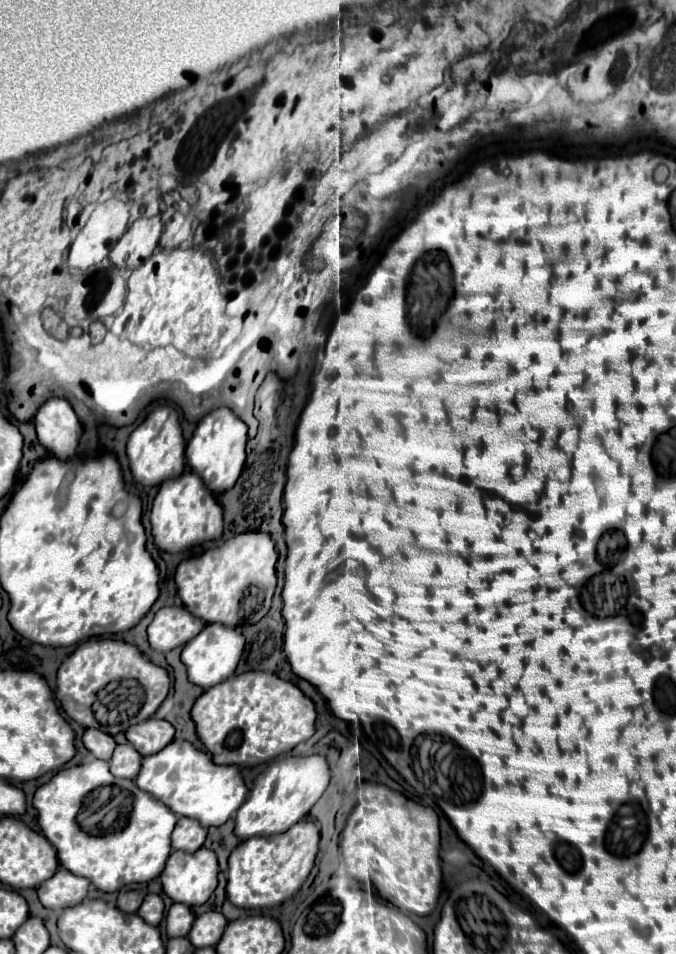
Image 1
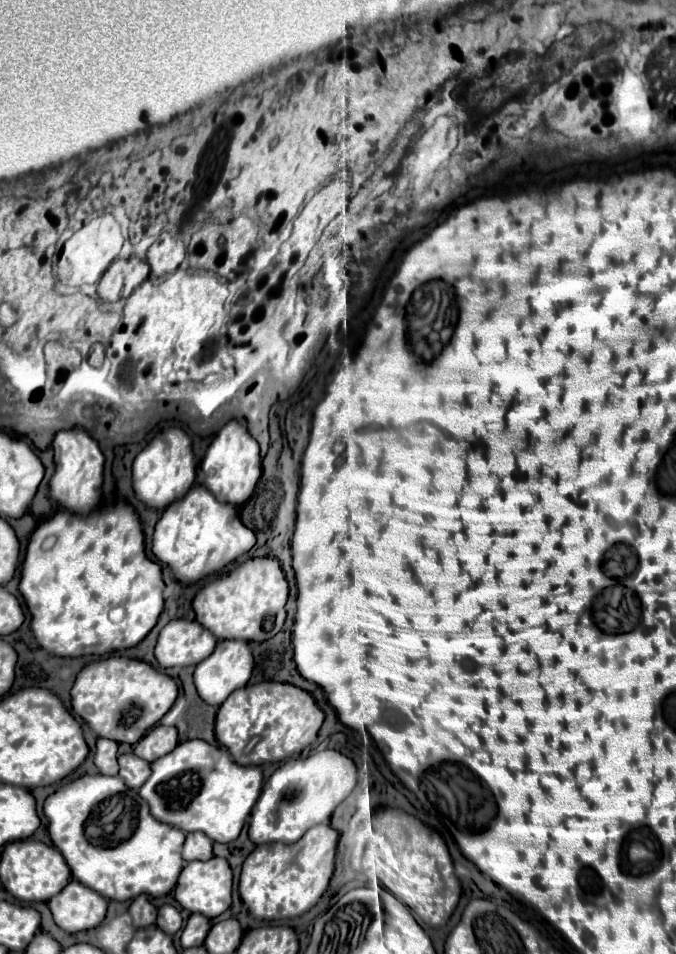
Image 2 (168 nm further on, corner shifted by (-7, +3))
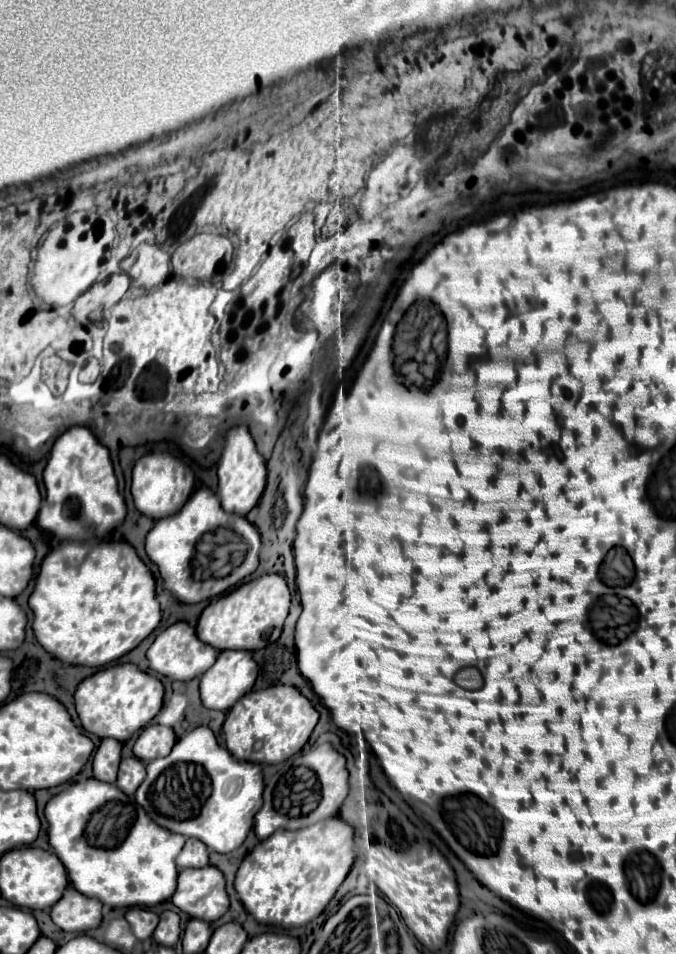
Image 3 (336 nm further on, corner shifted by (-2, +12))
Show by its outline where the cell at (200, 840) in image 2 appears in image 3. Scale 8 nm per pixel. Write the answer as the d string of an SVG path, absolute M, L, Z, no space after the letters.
M187 841L183 851L177 857L179 871L183 869L201 869L209 865L209 853L205 845L199 845L199 841Z

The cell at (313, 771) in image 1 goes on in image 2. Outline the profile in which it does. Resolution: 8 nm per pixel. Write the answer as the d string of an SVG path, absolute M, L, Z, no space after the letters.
M322 750L308 758L288 760L264 784L248 820L248 838L254 844L296 842L308 828L326 824L332 810L352 792L354 786L356 766L336 750Z

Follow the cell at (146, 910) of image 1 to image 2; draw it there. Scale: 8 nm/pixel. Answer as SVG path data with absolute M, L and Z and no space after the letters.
M164 904L158 908L156 926L160 926L160 930L164 930L166 934L176 934L182 928L182 916L174 906Z

